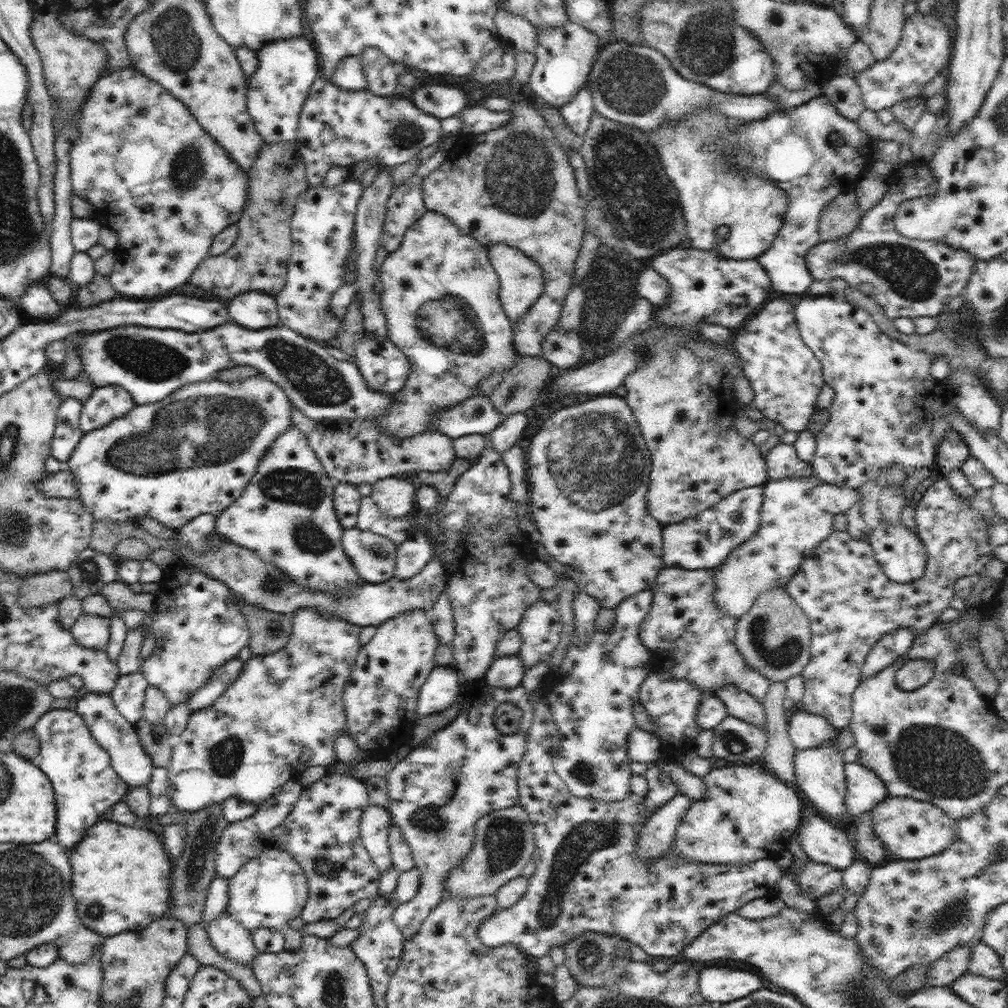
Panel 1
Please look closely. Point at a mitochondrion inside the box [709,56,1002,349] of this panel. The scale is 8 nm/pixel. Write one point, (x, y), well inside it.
(910, 272)

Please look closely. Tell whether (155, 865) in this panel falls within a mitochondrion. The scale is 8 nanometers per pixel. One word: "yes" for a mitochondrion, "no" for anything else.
no

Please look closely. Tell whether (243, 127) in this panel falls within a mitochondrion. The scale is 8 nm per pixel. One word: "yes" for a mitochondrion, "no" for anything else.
no

